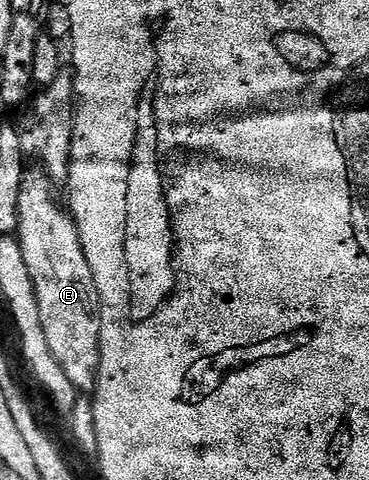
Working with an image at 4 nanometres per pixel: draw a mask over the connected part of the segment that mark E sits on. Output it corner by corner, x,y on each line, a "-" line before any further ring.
36,172
26,176
19,195
19,240
23,259
37,292
51,355
55,355
67,379
71,379
78,391
93,391
97,388
97,369
101,365
103,293
93,278
91,263
87,263
77,222
70,210
53,198
54,182
44,172

